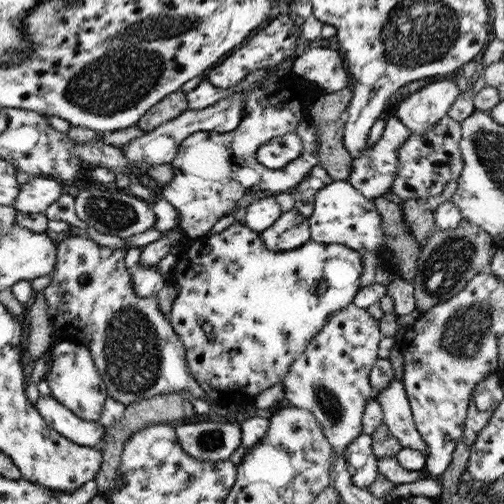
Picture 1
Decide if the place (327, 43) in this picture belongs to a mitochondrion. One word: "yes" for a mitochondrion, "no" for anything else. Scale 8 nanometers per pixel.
no

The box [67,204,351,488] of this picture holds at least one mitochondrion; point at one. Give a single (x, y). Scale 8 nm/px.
(131, 349)

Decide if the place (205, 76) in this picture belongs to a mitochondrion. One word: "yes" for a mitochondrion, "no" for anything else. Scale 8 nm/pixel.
no

